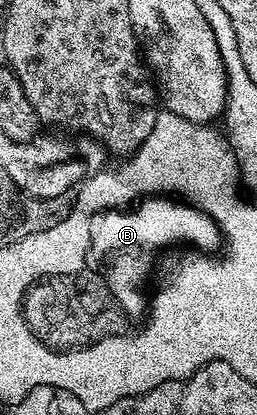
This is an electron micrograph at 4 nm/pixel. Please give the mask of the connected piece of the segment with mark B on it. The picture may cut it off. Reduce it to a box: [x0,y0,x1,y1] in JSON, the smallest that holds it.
[88,196,222,319]

